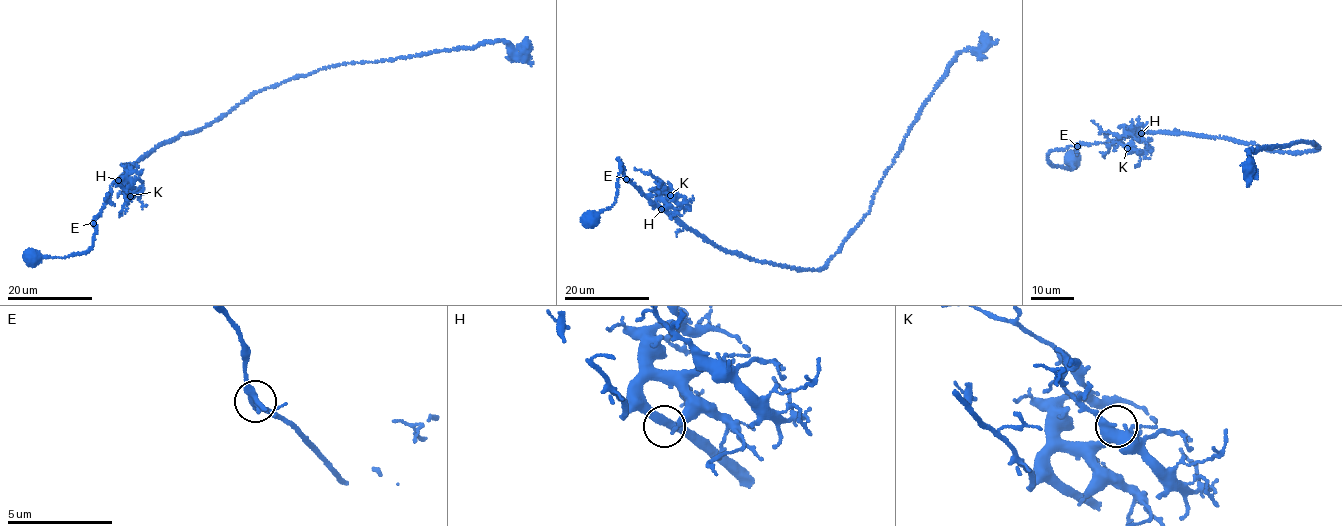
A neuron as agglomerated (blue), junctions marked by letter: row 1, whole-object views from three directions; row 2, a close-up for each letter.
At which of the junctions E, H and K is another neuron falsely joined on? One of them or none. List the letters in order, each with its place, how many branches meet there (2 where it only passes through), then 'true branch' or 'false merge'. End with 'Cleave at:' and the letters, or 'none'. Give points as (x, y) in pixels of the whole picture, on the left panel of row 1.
E: place (93, 223); branches 3; true branch
H: place (118, 180); branches 2; true branch
K: place (130, 196); branches 3; true branch
Cleave at: none

